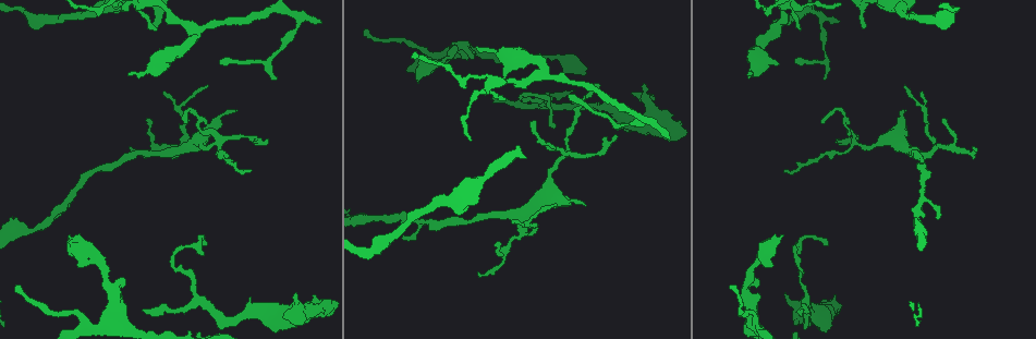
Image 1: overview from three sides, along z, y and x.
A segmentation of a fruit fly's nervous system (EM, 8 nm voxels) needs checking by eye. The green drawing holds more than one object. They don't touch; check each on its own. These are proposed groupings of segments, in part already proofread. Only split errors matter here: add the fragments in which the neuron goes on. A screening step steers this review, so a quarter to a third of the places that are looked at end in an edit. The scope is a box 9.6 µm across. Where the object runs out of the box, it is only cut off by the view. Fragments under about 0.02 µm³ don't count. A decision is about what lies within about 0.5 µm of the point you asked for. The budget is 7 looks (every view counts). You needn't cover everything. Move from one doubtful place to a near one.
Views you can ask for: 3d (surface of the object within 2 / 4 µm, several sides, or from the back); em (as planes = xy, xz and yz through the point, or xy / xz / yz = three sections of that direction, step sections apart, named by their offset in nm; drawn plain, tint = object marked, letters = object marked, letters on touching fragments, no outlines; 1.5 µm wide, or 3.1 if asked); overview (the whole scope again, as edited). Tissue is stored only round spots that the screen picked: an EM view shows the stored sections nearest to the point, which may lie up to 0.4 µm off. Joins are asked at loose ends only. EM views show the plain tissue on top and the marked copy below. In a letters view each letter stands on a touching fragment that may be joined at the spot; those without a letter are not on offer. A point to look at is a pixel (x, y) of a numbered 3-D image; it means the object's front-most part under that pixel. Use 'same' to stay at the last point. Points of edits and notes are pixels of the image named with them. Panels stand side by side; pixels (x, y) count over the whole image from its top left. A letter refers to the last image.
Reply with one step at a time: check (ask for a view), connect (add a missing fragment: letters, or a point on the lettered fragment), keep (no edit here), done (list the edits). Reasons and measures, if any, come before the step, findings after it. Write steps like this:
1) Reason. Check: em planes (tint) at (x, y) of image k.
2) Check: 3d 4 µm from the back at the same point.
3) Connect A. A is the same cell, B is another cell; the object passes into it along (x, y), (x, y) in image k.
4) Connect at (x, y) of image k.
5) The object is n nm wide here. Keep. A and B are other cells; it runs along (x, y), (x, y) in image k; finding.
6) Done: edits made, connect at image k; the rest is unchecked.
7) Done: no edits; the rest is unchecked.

An open end. Check: em xy step 4 (letters) at (70, 234) of image 1.

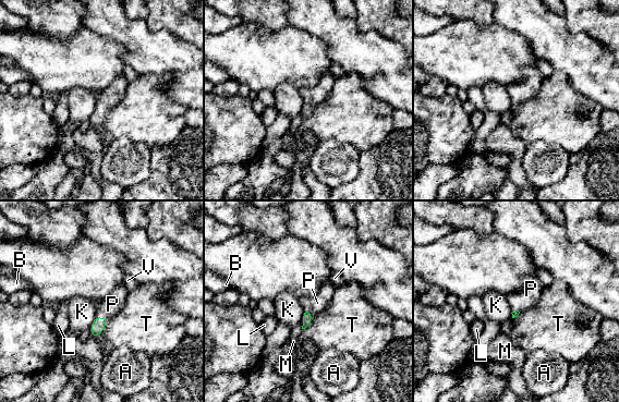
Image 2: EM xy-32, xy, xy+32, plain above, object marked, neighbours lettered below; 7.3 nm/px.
Cut it another way. Check: em planes (letters) at the same point.

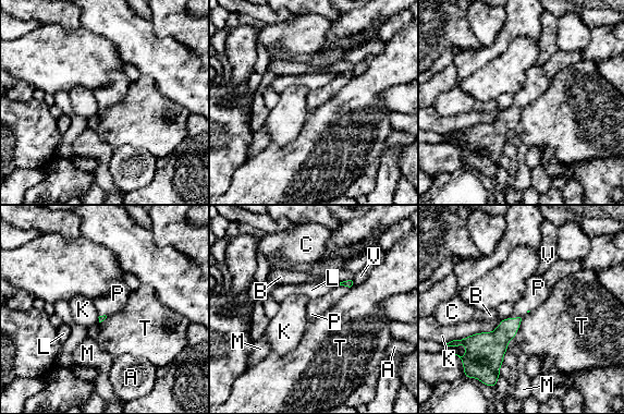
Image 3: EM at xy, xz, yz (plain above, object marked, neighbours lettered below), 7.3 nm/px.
The longest contact is with K, 400 nm. Connect P. P is the same cell, A, B, C, K, L, M, T and V are other cells; the object passes into it along (494, 343), (516, 317), (537, 291) in image 3; it goes on there.

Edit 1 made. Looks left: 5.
An open end. Check: em xz step 8 (letters) at (569, 97) of image 1.

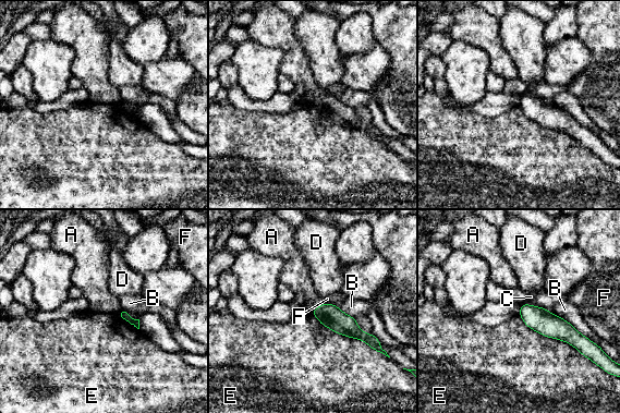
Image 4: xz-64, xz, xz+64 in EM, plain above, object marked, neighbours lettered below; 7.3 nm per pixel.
Keep. A, B, C, D, E and F are other cells; it runs along (523, 307), (546, 324), (582, 339) in image 4; none of them fits.

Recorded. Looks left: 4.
Free end. Check: 3d 4 µm at (585, 206) of image 1.

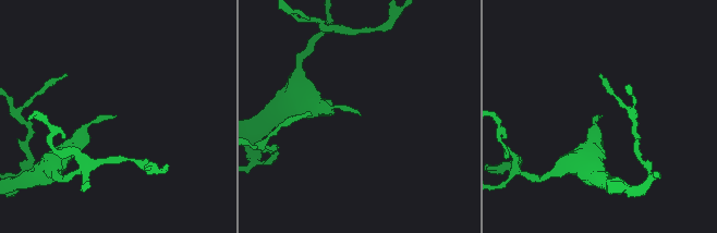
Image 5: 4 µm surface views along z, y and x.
Check: em planes (letters) at (356, 113) of image 5.

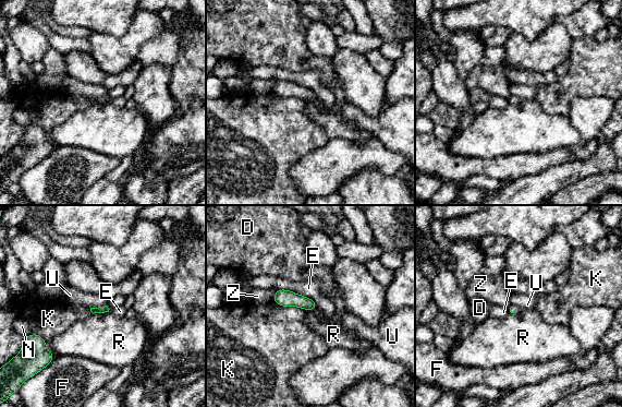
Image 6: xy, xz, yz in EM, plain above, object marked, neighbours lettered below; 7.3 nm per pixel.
Keep. D, E, F, K, N, R, U and Z are other cells; a border runs along (108, 311), (93, 314) in image 6; no lettered fragment goes on from it.

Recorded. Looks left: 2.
Done: edits made, connect at image 3; the rest is unchecked.

